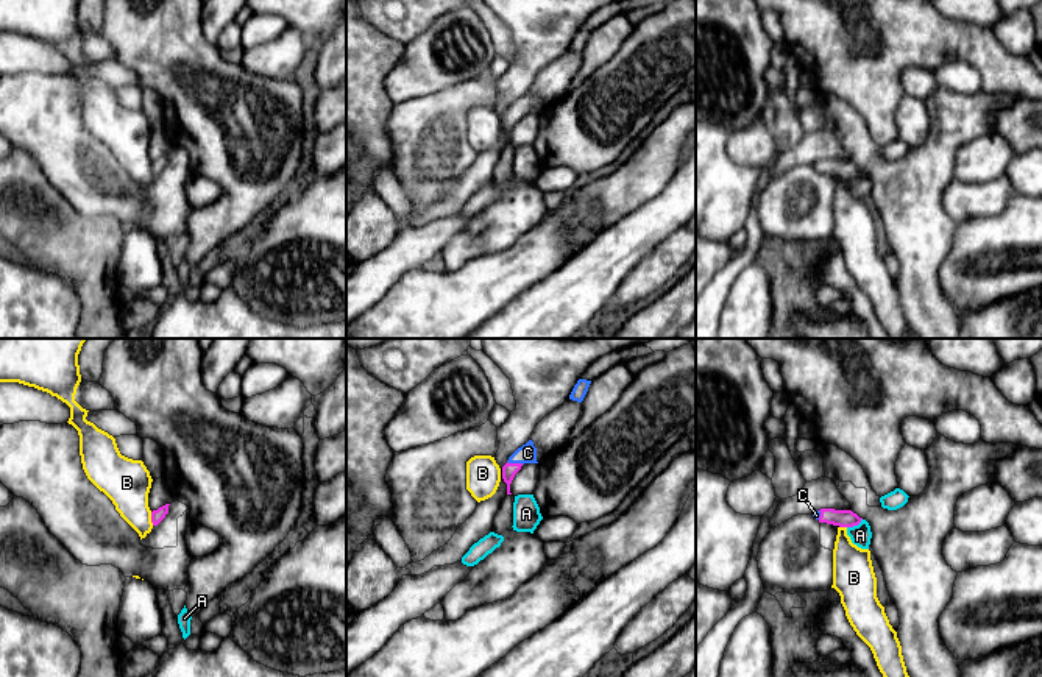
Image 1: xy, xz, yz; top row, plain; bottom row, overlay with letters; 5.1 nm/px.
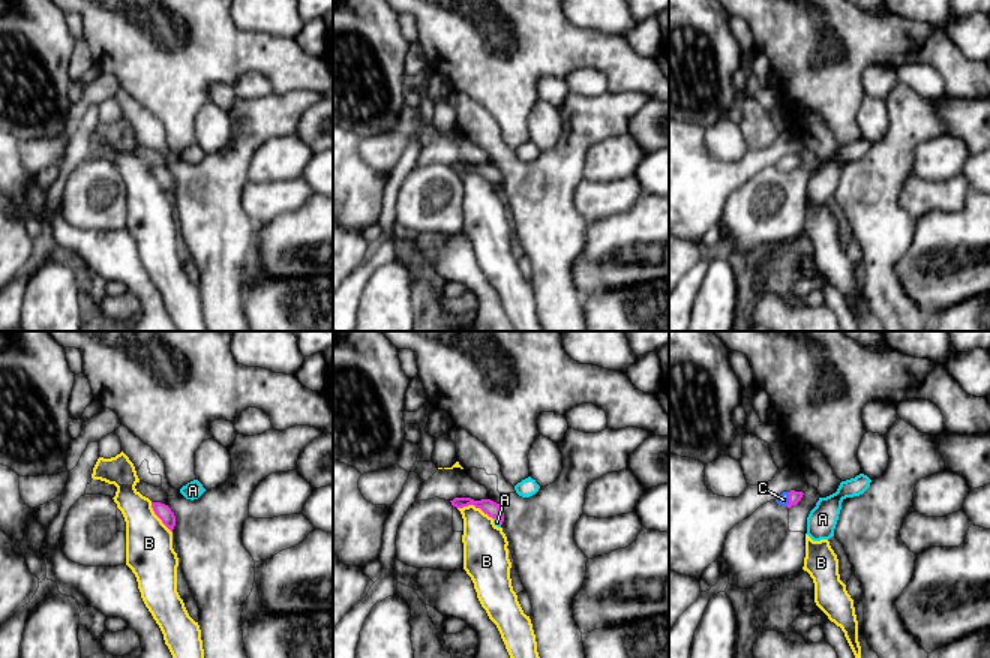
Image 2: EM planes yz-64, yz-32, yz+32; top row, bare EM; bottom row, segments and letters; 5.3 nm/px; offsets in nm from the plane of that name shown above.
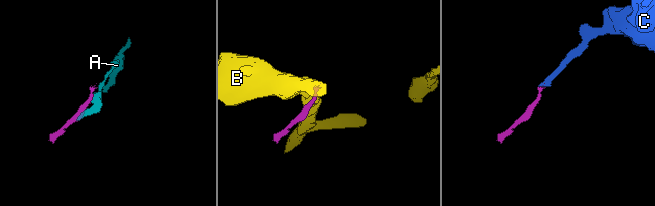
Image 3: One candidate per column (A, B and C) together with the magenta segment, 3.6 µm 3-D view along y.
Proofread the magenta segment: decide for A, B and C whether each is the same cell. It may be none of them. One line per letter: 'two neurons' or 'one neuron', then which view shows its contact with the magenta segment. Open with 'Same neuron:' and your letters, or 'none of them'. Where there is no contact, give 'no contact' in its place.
Same neuron: C
A: two neurons; contact in yz
B: two neurons; contact in xy
C: one neuron; contact in xz

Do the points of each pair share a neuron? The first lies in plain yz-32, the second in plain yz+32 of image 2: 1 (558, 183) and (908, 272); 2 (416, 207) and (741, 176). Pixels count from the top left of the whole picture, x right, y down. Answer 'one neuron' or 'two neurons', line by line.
1: two neurons
2: two neurons

